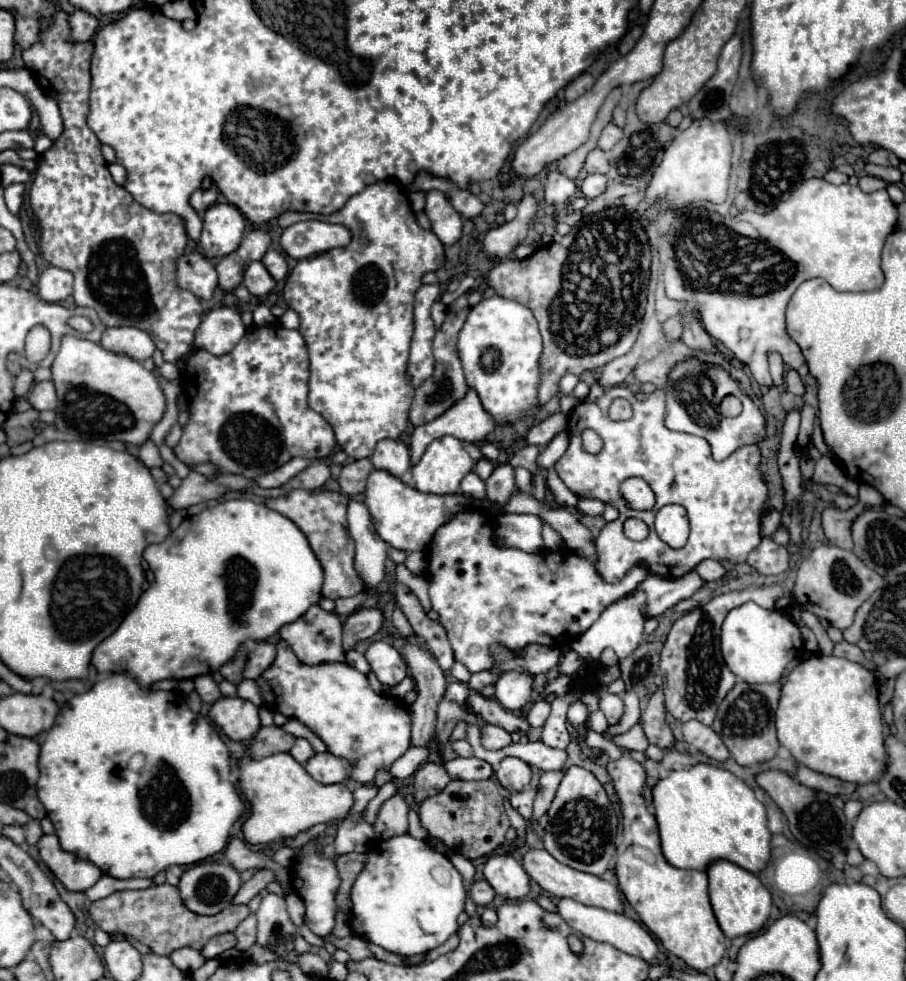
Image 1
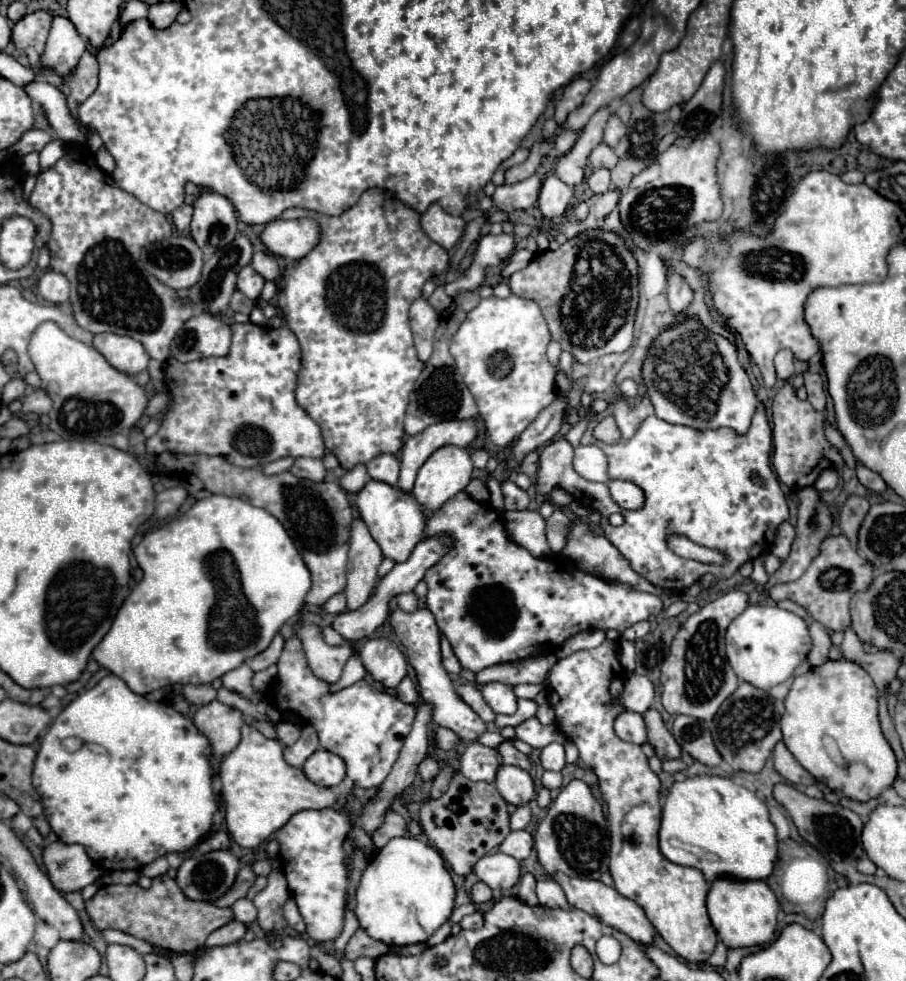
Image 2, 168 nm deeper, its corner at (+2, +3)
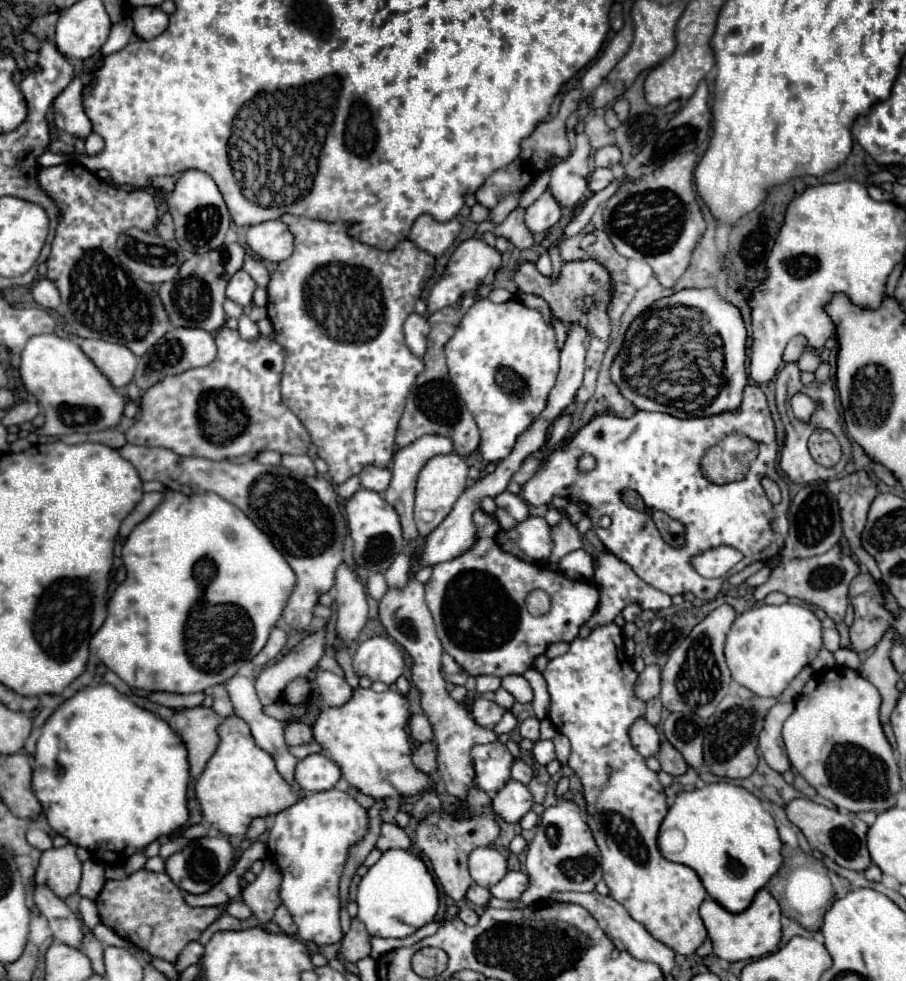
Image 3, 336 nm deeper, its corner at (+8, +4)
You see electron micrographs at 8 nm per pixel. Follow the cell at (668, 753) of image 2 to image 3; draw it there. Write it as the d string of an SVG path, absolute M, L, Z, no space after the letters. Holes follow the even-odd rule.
M663 744L661 752L659 752L659 762L661 762L661 770L671 774L671 776L681 776L687 772L687 764L683 760L683 756L671 746L671 744Z

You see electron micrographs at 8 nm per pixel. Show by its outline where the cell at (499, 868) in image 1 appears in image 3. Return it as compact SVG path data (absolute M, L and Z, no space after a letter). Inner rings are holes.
M493 846L477 848L469 854L469 874L471 878L485 888L491 888L507 872L507 858L497 852Z

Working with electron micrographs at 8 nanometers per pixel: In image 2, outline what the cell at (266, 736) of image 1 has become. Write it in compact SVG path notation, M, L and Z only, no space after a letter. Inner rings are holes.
M279 721L275 725L275 731L277 731L277 739L283 745L293 745L301 735L301 727L297 727L295 723L289 723L289 721Z

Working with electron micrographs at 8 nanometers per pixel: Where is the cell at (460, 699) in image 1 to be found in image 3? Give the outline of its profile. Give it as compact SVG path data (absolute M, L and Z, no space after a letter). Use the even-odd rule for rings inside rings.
M505 712L503 718L501 718L500 722L495 726L495 733L509 734L515 726L517 726L517 718L515 718L511 712Z

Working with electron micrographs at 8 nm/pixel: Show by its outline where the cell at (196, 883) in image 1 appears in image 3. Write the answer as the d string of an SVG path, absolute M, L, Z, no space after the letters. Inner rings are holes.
M203 836L185 846L181 852L171 854L165 860L165 872L181 890L191 894L203 894L227 874L231 860L233 860L233 848L227 836Z

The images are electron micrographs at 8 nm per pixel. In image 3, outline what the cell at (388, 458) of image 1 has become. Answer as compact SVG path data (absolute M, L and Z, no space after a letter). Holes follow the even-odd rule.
M367 466L361 474L361 486L367 490L373 490L377 494L385 492L389 482L391 482L391 472L387 468L375 468L375 466Z

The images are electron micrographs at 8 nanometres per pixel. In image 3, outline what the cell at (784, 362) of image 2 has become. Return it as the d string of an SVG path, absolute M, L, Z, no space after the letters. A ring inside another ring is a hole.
M795 336L787 348L785 348L785 354L783 354L783 360L785 362L795 362L799 360L799 356L807 350L807 338L805 336Z

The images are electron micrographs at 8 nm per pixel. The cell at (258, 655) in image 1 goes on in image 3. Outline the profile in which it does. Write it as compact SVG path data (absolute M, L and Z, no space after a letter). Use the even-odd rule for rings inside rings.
M273 628L265 648L253 658L253 664L255 666L267 666L269 662L273 662L285 650L285 644L287 644L287 634L281 628Z

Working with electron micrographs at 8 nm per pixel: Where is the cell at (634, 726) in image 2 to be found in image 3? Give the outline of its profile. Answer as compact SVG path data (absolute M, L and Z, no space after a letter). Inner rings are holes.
M645 718L635 722L635 726L631 726L631 742L635 750L645 758L657 756L661 748L661 738L657 734L657 728L651 726Z

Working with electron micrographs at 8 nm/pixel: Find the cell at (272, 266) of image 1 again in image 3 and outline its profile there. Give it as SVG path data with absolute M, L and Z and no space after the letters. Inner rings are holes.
M247 258L245 260L245 264L243 264L243 270L255 280L255 284L257 286L267 286L269 284L269 272L267 272L267 268L263 266L263 262L261 260L255 260L255 258Z

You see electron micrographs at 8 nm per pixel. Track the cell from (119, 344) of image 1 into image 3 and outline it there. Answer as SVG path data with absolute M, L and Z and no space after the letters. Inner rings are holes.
M81 340L81 350L103 372L115 390L121 390L131 382L137 358L125 346L105 340Z

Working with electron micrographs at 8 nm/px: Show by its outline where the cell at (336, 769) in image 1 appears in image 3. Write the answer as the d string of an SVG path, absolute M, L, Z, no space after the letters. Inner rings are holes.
M309 754L307 758L299 760L295 768L295 782L303 790L311 792L331 790L339 782L339 778L341 778L339 766L325 754Z

